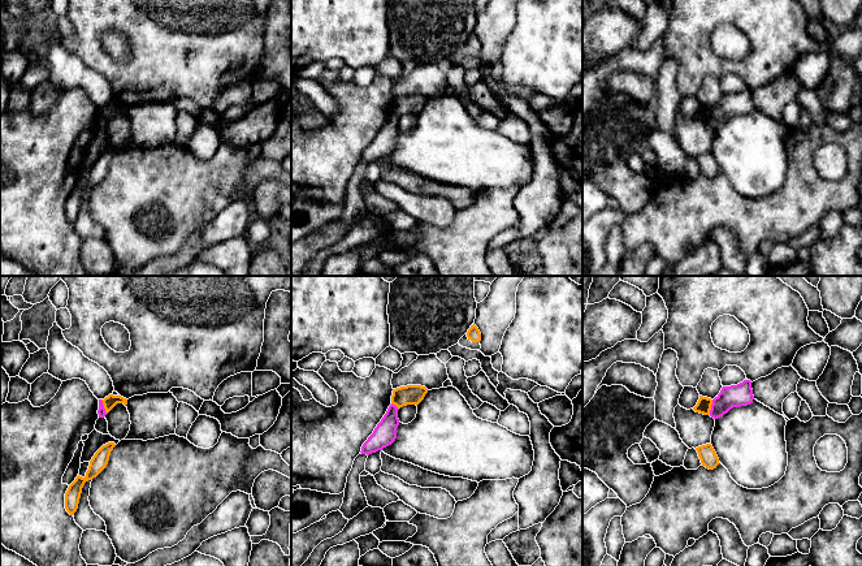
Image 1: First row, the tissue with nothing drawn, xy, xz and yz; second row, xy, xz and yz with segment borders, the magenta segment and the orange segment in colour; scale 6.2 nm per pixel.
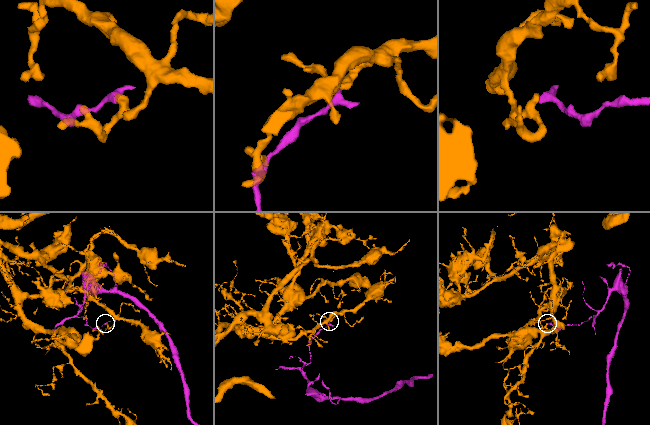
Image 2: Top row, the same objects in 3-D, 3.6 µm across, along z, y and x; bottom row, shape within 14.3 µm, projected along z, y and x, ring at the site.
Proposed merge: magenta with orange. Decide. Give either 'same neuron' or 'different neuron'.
different neuron

